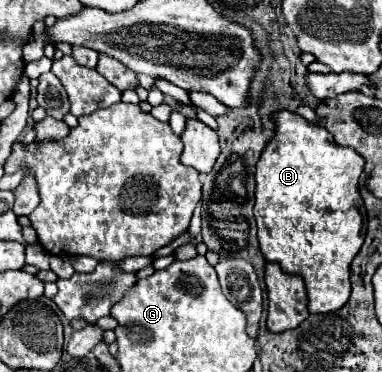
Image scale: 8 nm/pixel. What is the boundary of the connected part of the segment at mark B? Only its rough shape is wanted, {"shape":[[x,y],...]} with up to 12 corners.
{"shape":[[293,112],[255,172],[267,262],[351,294],[365,160]]}

